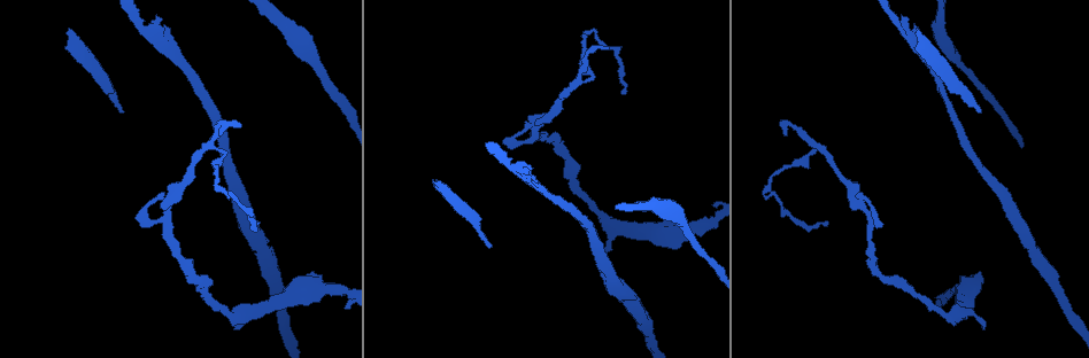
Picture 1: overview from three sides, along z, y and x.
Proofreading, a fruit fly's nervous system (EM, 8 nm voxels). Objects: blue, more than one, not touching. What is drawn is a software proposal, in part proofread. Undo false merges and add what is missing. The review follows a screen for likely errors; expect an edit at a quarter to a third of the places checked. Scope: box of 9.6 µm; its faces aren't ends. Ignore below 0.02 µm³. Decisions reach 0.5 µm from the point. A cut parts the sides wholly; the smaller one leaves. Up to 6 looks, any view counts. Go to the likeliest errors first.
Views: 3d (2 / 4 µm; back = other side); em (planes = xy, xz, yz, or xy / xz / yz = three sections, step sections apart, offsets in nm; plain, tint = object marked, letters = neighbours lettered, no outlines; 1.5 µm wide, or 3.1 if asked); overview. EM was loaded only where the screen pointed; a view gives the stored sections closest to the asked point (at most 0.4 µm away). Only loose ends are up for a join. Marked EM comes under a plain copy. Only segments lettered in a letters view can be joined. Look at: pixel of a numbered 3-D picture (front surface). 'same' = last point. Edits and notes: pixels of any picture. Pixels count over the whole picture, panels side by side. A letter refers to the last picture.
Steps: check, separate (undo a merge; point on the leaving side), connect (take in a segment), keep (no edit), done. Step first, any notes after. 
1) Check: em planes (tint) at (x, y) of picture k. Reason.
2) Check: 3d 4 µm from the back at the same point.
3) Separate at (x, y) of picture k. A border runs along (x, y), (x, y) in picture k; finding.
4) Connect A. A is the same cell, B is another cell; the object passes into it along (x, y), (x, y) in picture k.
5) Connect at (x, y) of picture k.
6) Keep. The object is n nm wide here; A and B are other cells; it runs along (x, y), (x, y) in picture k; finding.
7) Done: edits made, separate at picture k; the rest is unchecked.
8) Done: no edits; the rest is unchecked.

Check: 3d 4 µm at (238, 127) of picture 1. An open end.

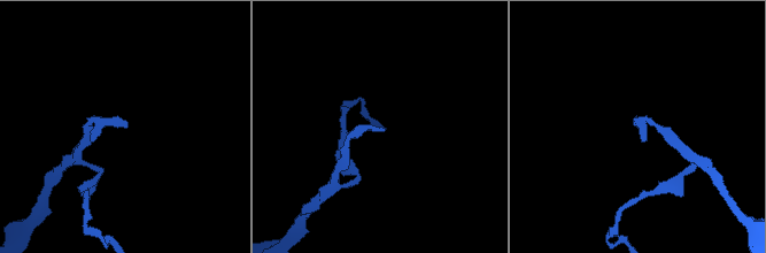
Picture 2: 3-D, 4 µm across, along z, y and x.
Check: em planes (tint) at (126, 128) of picture 2. Shape alone is not enough.

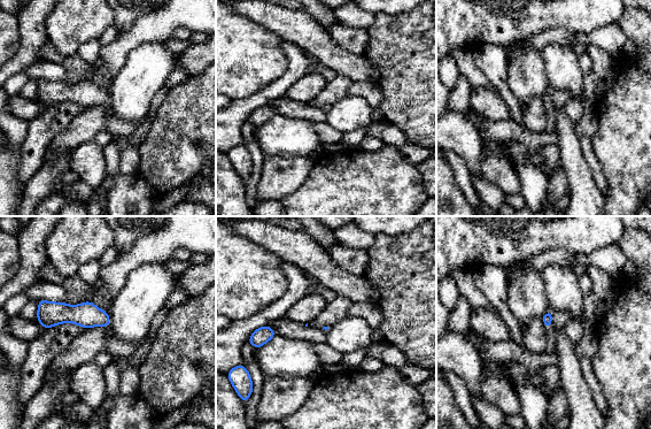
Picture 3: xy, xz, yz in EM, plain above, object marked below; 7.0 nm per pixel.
Check: em planes (letters) at the same point. See the neighbours.

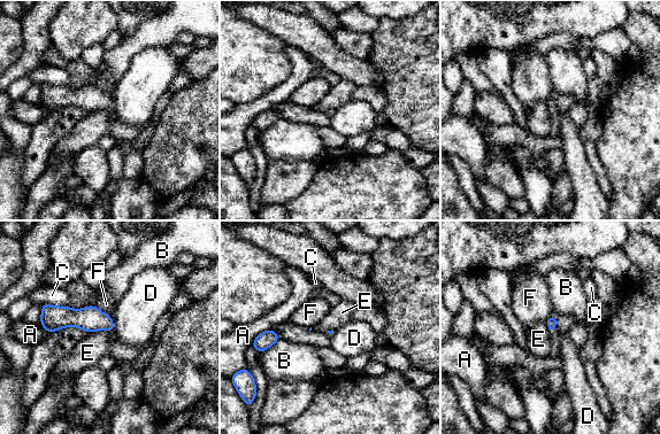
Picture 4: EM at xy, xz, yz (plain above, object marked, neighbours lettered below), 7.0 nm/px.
Keep. The longest contact is with C, 200 nm; A, B, C, D, E and F are other cells; none of them fits.

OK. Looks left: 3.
Check: 3d 4 µm at (979, 271) of picture 1. Thick end.

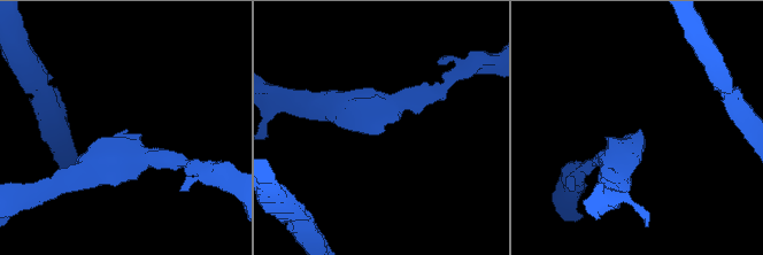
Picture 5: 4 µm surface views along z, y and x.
Check: em planes (letters) at (640, 130) of picture 5. Need the tissue.

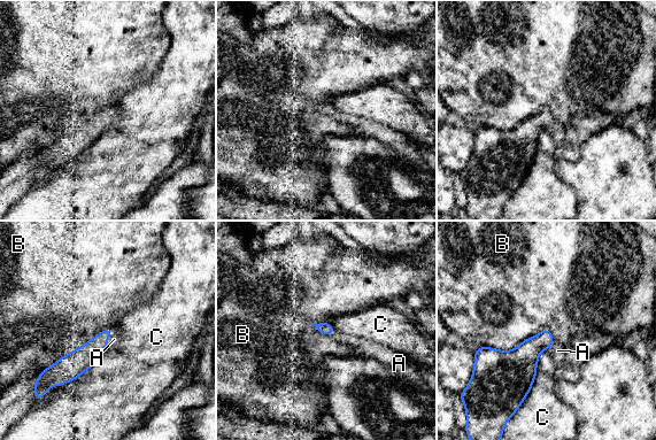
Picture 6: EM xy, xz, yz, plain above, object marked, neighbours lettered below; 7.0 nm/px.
Connect A. A is the same cell, B and C are other cells; the object passes into it along (84, 357), (107, 339), (114, 339) in picture 6; it goes on there.

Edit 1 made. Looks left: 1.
Done: edits made, connect at picture 6; the rest is unchecked.

